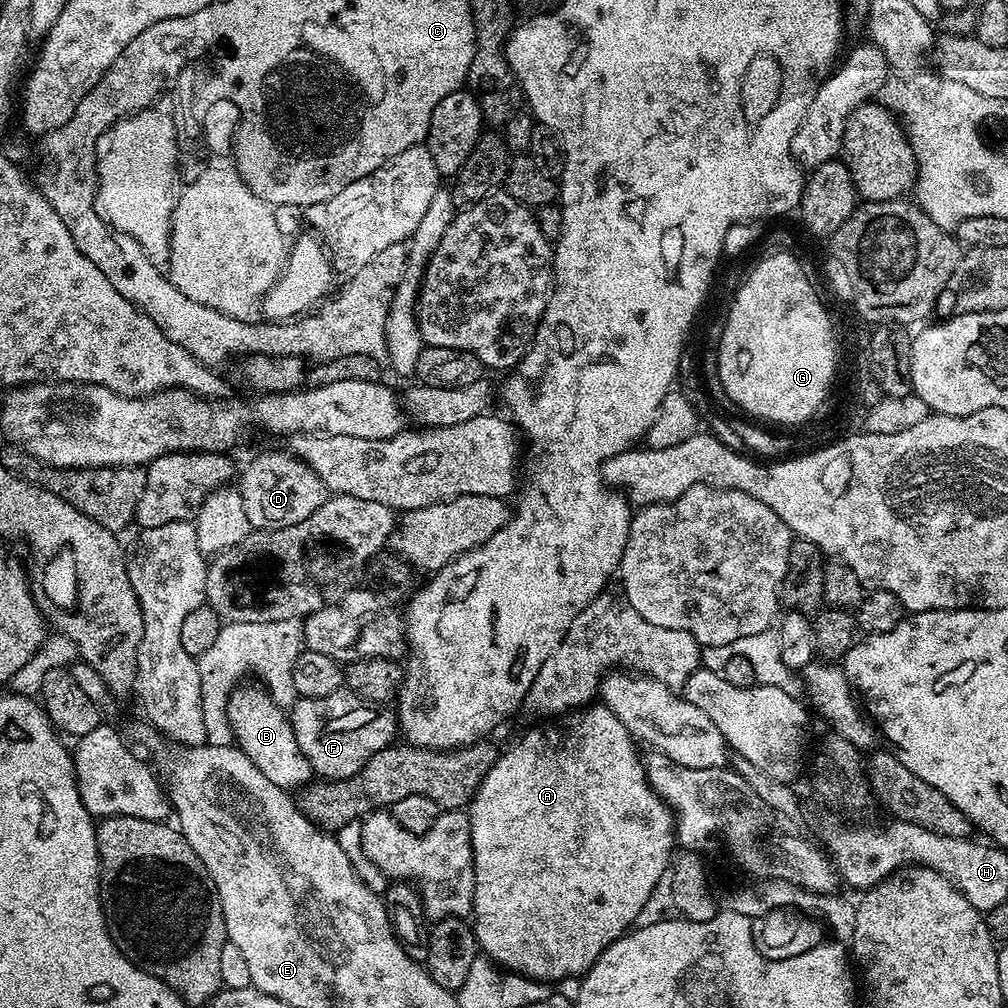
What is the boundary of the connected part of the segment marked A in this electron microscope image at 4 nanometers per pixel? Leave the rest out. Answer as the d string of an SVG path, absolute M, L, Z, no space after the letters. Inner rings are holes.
M603 702L593 703L579 714L565 715L560 723L564 724L558 725L557 728L532 728L509 752L503 751L497 757L494 766L490 766L490 770L482 778L466 808L476 879L470 925L475 933L479 951L493 964L541 982L564 980L567 976L580 978L589 972L597 958L637 923L635 920L639 918L640 911L647 906L652 891L659 884L661 887L674 859L674 813L664 803L664 799L648 785L642 752L639 752L641 749L626 730L626 726L618 722L616 715Z

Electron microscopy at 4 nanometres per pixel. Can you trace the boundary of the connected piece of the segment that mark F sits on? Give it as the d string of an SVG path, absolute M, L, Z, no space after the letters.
M341 690L322 698L300 698L290 708L290 721L298 749L317 777L344 780L383 748L392 747L398 736L398 721L391 711L377 711L353 692Z

